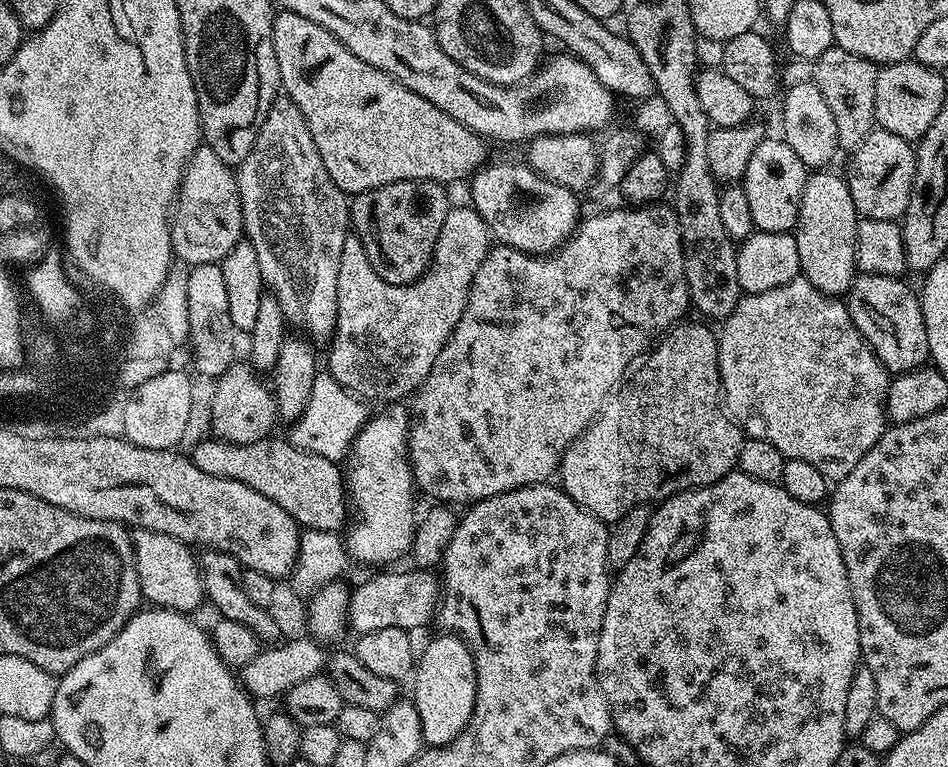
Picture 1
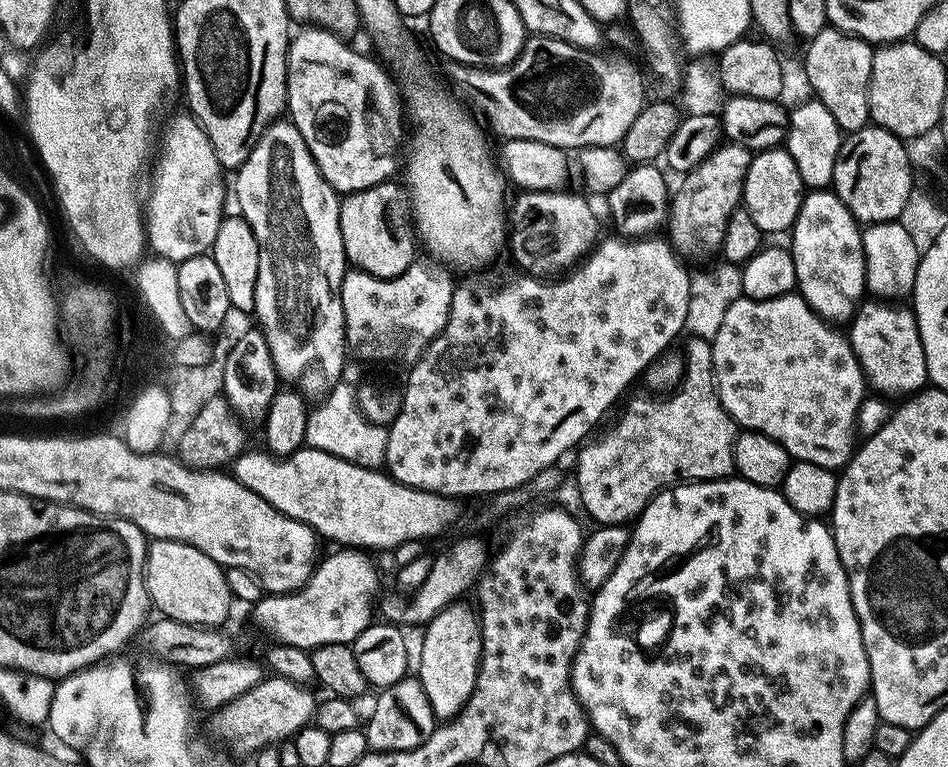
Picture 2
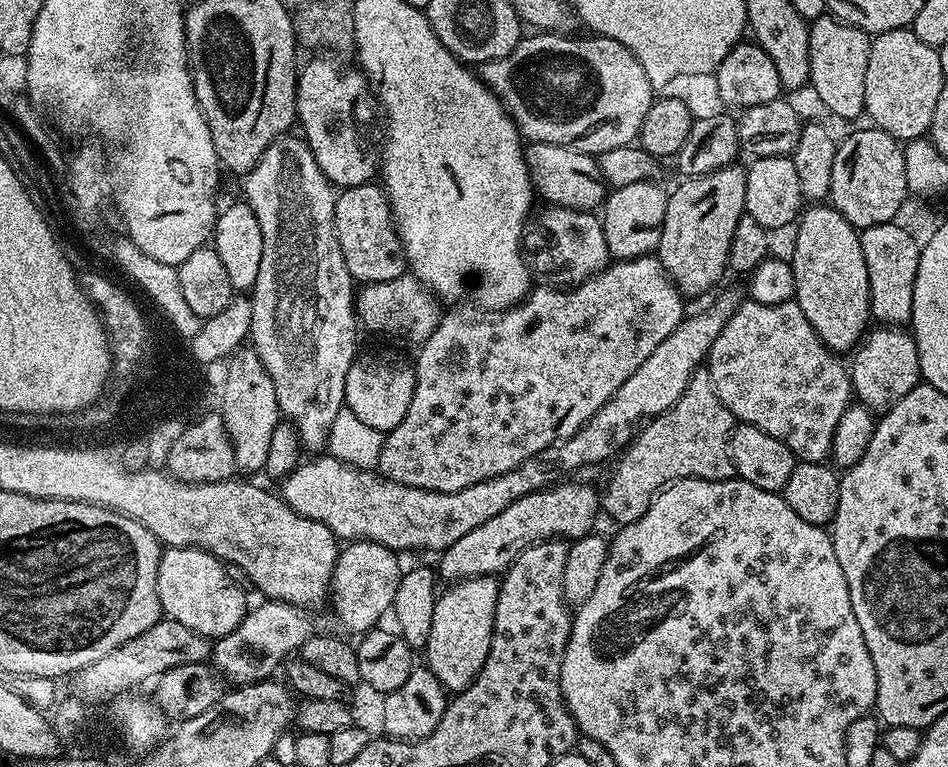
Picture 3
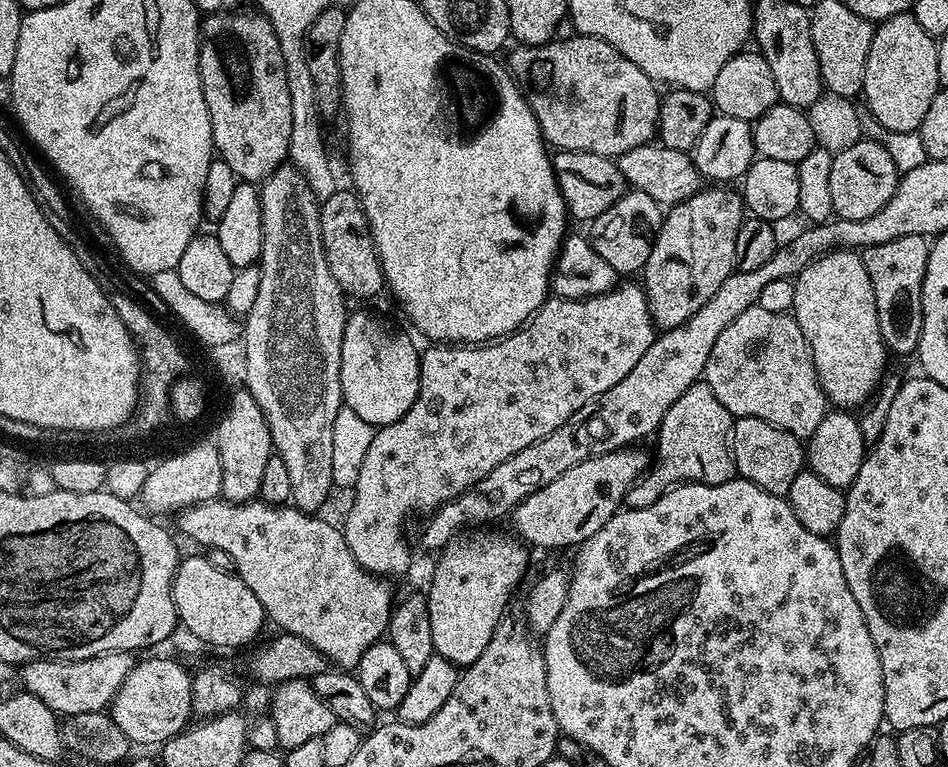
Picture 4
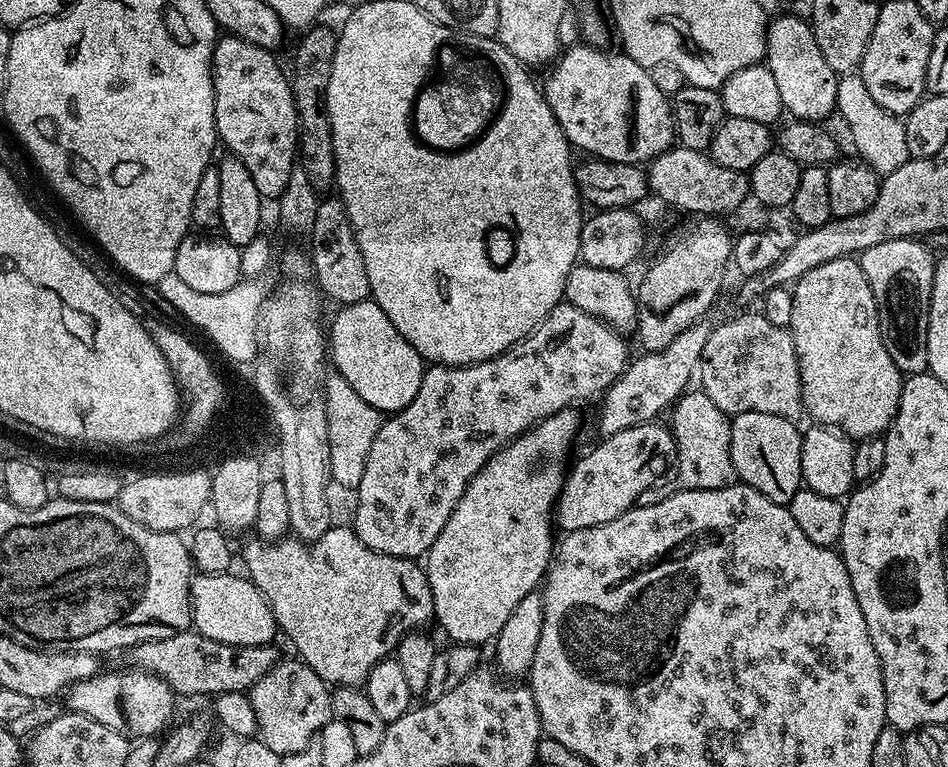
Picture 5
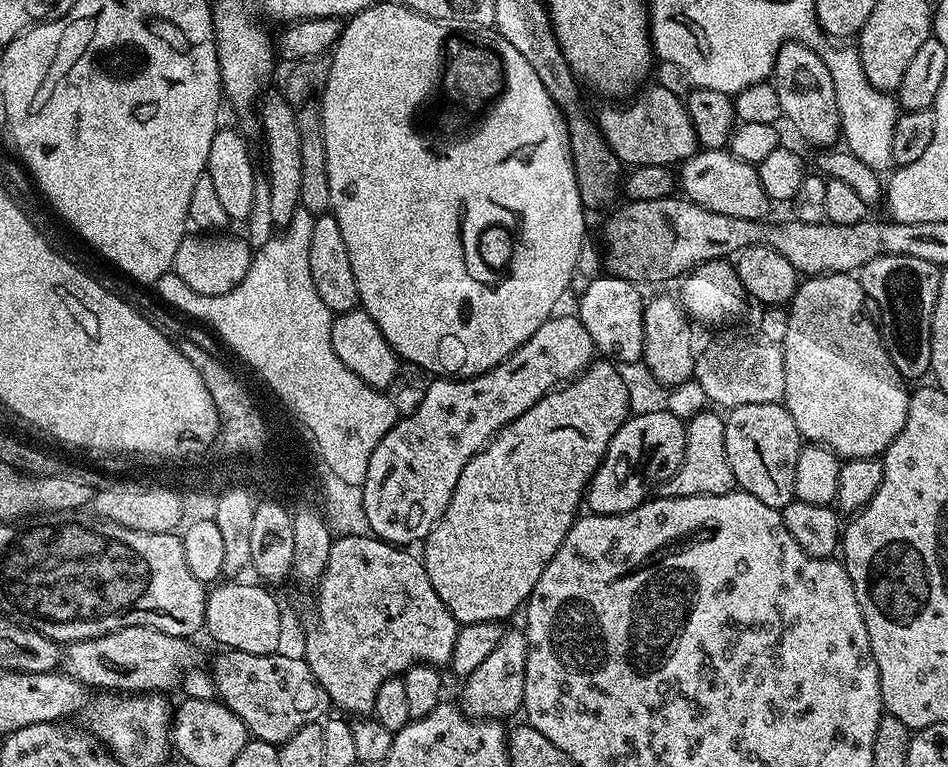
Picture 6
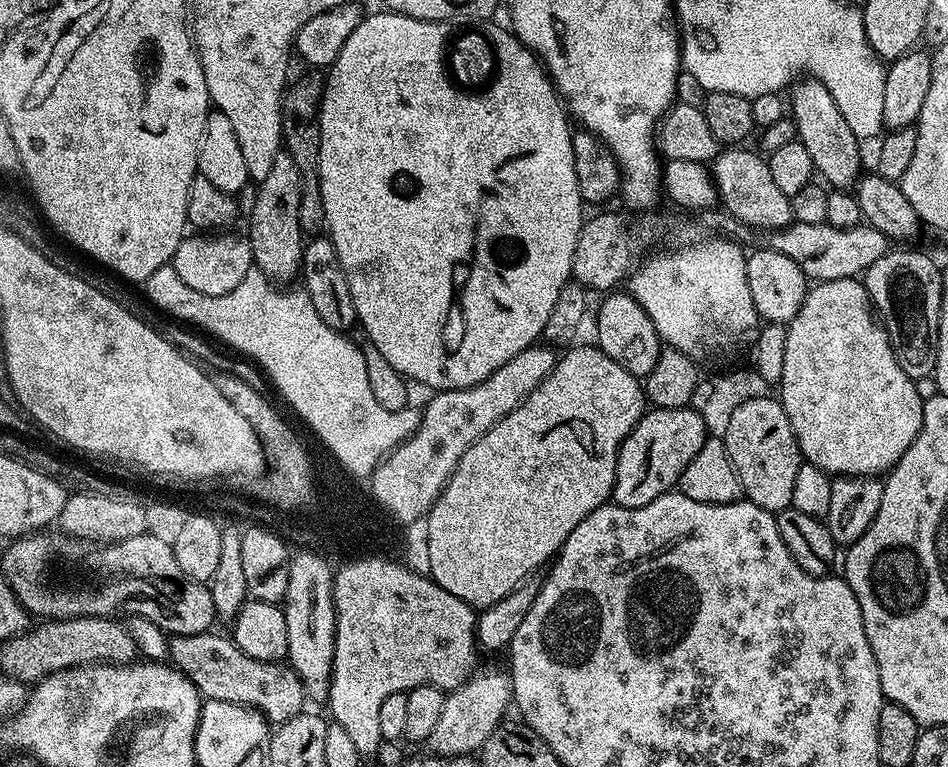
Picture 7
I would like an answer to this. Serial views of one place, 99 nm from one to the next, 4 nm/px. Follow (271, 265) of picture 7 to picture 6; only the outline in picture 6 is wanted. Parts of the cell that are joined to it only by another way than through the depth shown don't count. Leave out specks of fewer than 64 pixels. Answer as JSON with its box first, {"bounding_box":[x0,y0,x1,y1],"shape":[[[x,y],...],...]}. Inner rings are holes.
{"bounding_box":[260,95,302,226],"shape":[[[283,95],[270,96],[263,101],[265,104],[264,109],[260,112],[260,128],[264,131],[264,148],[268,151],[266,175],[270,182],[270,214],[273,225],[283,226],[290,222],[290,218],[300,207],[302,150],[298,138],[295,110],[288,105],[288,101],[284,99]]]}

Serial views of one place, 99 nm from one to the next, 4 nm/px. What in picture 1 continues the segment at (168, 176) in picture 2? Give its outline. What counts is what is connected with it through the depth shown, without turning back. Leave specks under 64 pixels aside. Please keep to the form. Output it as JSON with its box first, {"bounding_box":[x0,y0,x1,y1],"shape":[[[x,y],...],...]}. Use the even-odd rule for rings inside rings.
{"bounding_box":[170,146,245,266],"shape":[[[207,146],[197,148],[190,166],[184,169],[178,207],[170,223],[173,253],[188,266],[219,264],[245,235],[237,173]]]}

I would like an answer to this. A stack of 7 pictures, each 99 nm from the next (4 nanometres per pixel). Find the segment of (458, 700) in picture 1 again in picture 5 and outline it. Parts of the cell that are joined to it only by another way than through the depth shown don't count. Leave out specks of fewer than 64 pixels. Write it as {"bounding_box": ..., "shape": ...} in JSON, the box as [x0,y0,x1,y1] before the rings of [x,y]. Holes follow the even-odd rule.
{"bounding_box":[426,407,580,646],"shape":[[[575,407],[564,408],[558,414],[539,420],[533,428],[528,428],[521,436],[515,436],[507,446],[498,449],[486,462],[486,466],[482,466],[482,470],[478,470],[478,474],[474,474],[474,478],[466,486],[462,498],[458,498],[458,506],[454,506],[446,526],[442,526],[438,538],[434,538],[434,542],[428,548],[426,571],[430,582],[430,594],[434,598],[434,620],[437,625],[440,623],[441,630],[449,636],[447,639],[451,643],[484,646],[487,640],[488,643],[495,641],[496,636],[502,630],[502,626],[506,626],[506,618],[510,618],[510,614],[514,614],[514,606],[518,606],[518,602],[522,602],[522,598],[526,598],[526,594],[537,591],[541,587],[554,559],[554,540],[552,544],[554,513],[556,502],[560,499],[560,491],[564,489],[566,479],[565,465],[562,466],[560,463],[567,458],[568,451],[571,450],[572,443],[575,442],[576,435],[580,432],[580,416],[576,411]]]}

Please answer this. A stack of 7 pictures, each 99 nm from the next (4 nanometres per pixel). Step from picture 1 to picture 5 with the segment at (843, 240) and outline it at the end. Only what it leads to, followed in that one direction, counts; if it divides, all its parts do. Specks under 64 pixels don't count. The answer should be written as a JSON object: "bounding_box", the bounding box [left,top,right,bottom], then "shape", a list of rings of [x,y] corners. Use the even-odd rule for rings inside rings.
{"bounding_box":[790,256,902,440],"shape":[[[843,256],[822,262],[822,266],[814,266],[814,270],[802,274],[791,293],[794,298],[794,318],[790,331],[800,363],[804,412],[812,415],[811,419],[815,423],[839,428],[856,440],[887,432],[898,410],[902,374],[898,366],[894,366],[894,358],[886,354],[878,322],[878,306],[874,302],[874,290],[870,290],[870,282],[866,282],[866,274],[862,274],[859,259]]]}

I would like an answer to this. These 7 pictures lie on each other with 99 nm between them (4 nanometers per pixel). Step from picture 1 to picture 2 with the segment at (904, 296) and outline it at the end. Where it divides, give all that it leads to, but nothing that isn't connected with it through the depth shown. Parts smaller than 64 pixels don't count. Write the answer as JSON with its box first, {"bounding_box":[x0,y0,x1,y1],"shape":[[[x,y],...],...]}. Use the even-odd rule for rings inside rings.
{"bounding_box":[846,298,929,397],"shape":[[[868,298],[856,309],[846,335],[852,343],[864,379],[877,393],[885,397],[907,397],[916,394],[929,383],[926,370],[926,354],[922,350],[922,338],[918,334],[916,314],[911,307],[899,308],[899,303],[885,302],[880,298]]]}

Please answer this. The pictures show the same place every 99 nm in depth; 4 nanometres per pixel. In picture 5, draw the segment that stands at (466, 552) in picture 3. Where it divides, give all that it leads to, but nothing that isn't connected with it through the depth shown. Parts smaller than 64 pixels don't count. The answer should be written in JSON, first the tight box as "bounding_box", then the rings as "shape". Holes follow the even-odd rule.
{"bounding_box":[554,422,676,533],"shape":[[[649,422],[630,426],[626,430],[618,430],[618,434],[603,437],[573,468],[566,472],[564,489],[560,491],[560,499],[556,502],[554,520],[564,527],[565,533],[574,530],[586,530],[586,526],[602,526],[602,522],[614,522],[631,508],[635,508],[641,494],[647,488],[653,487],[664,471],[669,471],[676,454],[676,440],[672,437],[671,427],[660,425],[660,422]]]}

